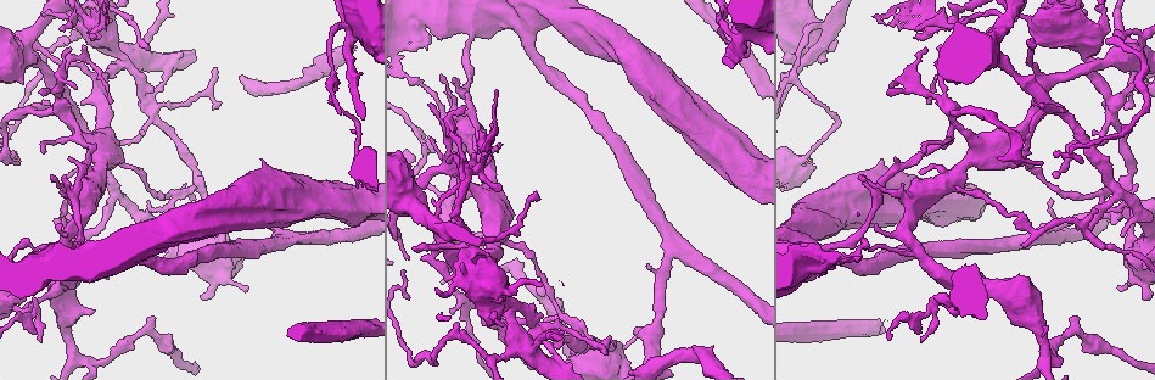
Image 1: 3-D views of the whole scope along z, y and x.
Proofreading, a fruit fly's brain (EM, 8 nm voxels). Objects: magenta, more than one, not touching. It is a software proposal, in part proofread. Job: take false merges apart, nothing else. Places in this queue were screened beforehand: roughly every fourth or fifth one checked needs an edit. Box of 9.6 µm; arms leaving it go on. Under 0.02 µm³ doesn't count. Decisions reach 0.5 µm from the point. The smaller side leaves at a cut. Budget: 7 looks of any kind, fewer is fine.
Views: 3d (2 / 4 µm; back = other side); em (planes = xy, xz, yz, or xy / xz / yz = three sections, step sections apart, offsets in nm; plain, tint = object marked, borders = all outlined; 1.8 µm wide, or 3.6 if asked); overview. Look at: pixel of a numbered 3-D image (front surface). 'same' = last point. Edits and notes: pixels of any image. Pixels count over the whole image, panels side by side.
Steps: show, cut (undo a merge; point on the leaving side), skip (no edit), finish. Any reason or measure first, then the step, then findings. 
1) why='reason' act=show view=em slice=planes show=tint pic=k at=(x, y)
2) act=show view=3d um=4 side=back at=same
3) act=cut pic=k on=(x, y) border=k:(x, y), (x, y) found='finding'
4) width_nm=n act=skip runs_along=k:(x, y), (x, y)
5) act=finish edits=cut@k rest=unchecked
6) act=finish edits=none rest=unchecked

why='three-way junction' act=show view=em um=3.6 slice=yz step=4 show=tint pic=1 at=(819, 28)

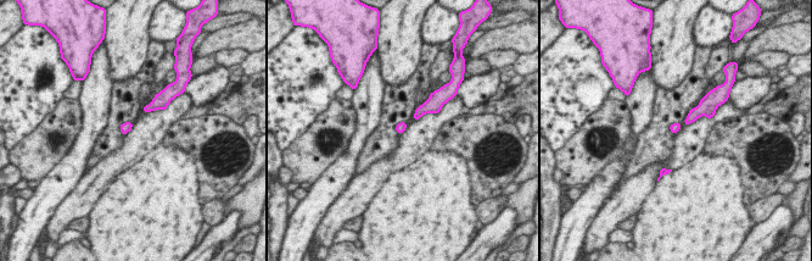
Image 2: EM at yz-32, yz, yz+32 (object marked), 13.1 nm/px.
act=show view=em um=3.6 slice=planes show=tint at=same

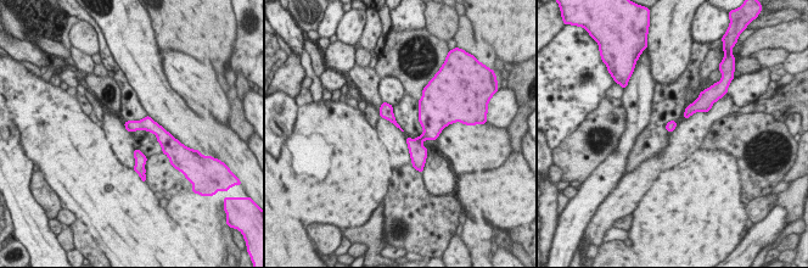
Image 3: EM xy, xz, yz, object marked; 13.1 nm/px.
act=cut pic=3 on=(417, 152) border=3:(415, 139), (420, 141) found='a second cell is stuck on'

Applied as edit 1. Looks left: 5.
why='redraw' act=show view=overview

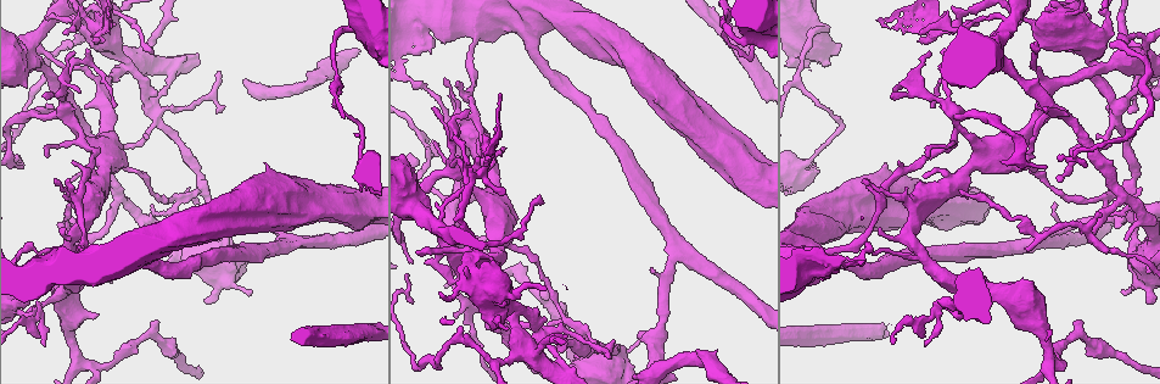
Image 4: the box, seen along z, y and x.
why='calibre changes' act=show view=3d um=4 pic=4 at=(801, 165)

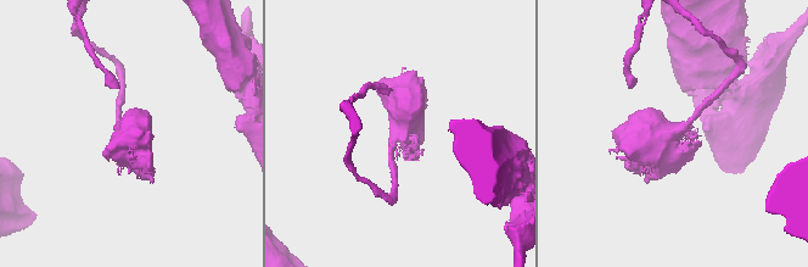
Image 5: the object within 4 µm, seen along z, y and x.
why='need the tissue' act=show view=em slice=yz step=16 show=plain pic=5 at=(401, 130)

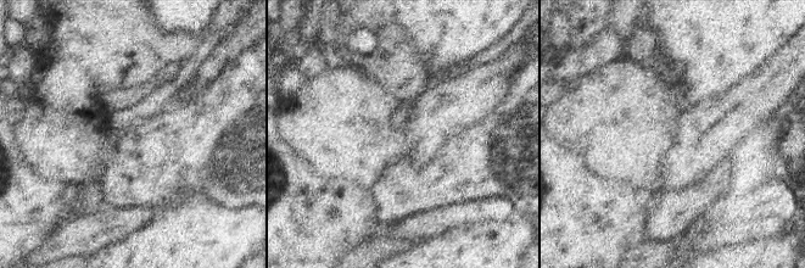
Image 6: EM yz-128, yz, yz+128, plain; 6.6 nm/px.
act=show view=em slice=yz step=16 show=tint at=same

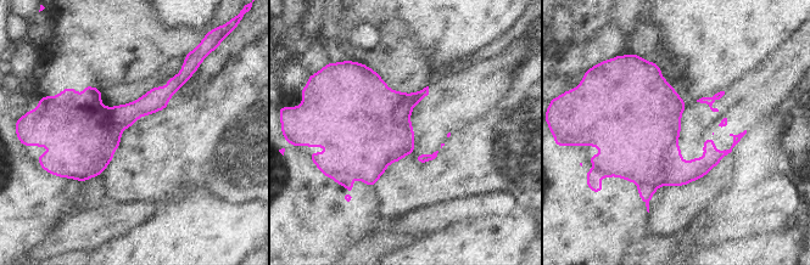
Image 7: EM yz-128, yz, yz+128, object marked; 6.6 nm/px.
act=skip found='all the same cell'

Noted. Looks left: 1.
why='four-way junction' act=show view=em slice=planes show=tint pic=4 at=(515, 311)

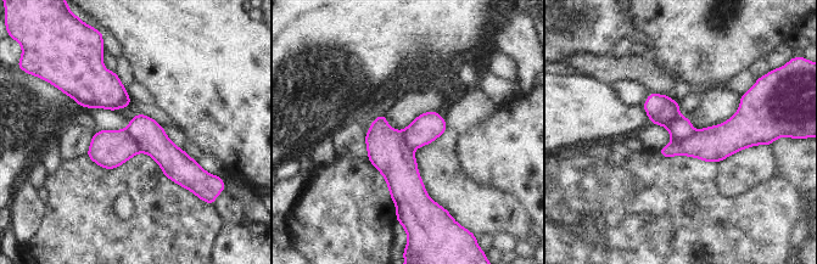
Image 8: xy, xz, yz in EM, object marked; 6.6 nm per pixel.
act=cut pic=8 on=(664, 111) part_leaving=8:(132, 124), (182, 169), (197, 173) found='two cells meet here'

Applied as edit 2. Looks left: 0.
act=finish edits=cut@3,cut@8 rest=unchecked

